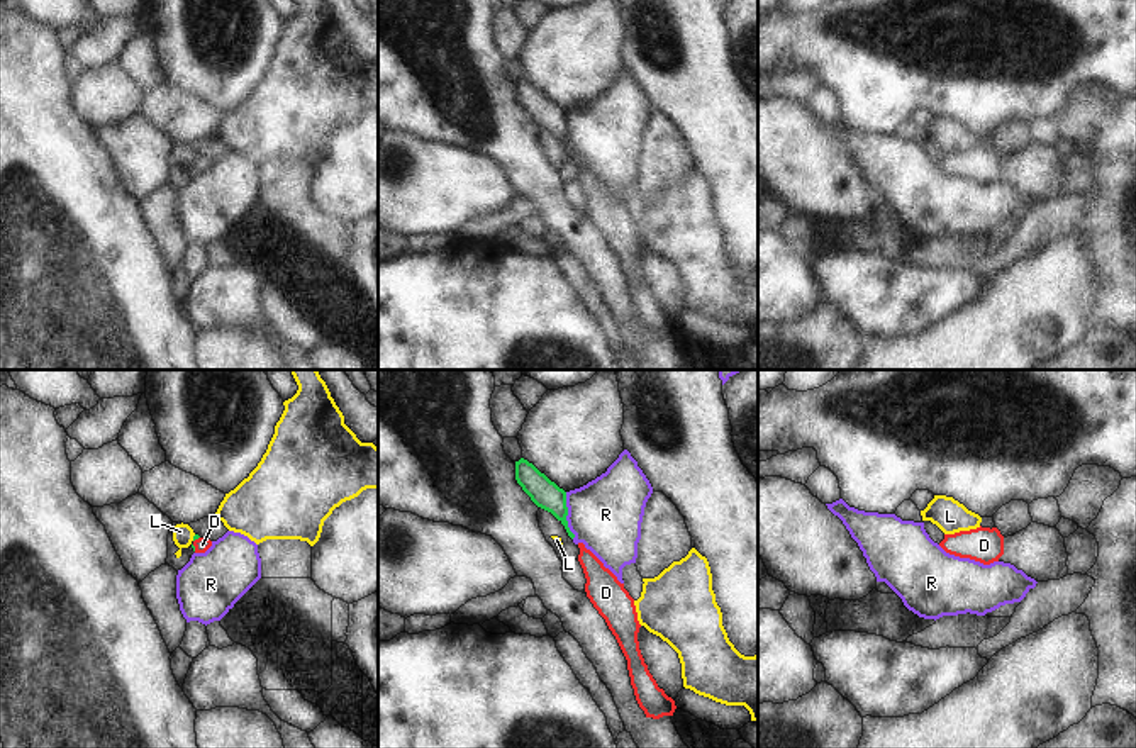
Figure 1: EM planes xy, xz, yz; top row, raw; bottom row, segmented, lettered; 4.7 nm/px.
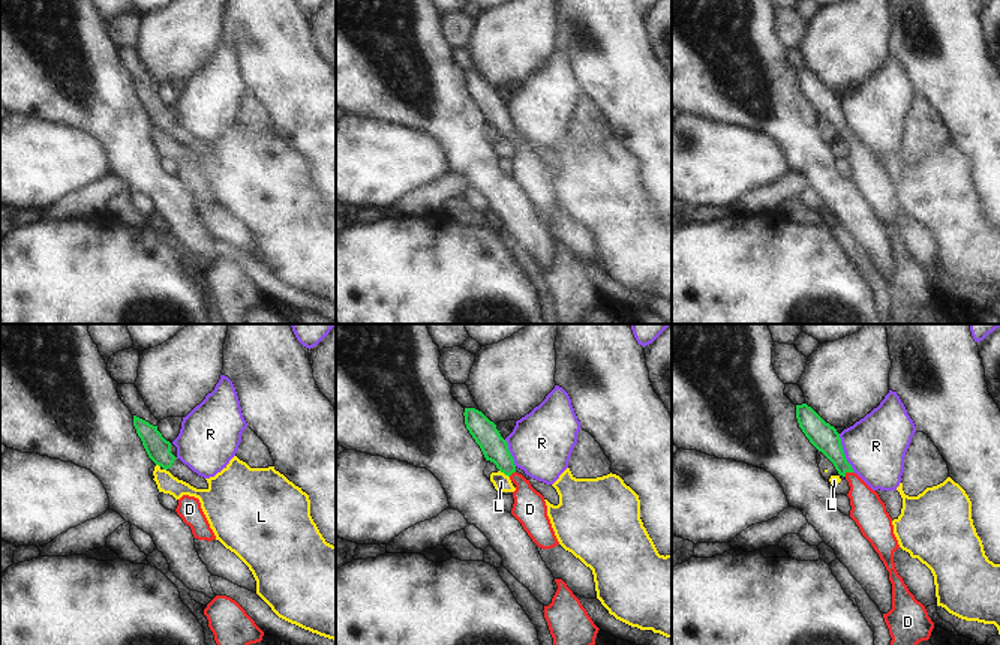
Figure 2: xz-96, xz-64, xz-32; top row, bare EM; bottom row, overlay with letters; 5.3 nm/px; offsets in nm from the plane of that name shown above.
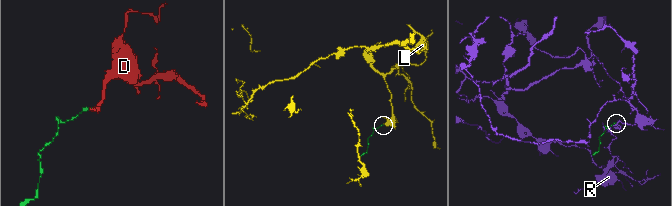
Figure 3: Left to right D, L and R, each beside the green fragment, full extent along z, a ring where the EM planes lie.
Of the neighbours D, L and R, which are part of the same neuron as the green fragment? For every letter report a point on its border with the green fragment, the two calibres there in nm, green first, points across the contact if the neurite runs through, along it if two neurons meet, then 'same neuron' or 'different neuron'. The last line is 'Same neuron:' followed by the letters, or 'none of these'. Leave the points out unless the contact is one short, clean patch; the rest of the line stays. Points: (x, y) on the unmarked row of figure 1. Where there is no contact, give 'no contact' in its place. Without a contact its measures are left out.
D: meets green in xy at (195, 158); 20 nm thick on the green side, 70 nm on the other; runs through xy (195, 156), (195, 158), (202, 165); same neuron
L: meets green in xy at (194, 158); 20 nm thick on the green side, 100 nm on the other; border along xy (195, 155), (192, 160); different neuron
R: meets green in xz at (567, 134); 140 nm thick on the green side, 340 nm on the other; border along xz (565, 112), (567, 146), (573, 158); different neuron
Same neuron: D

